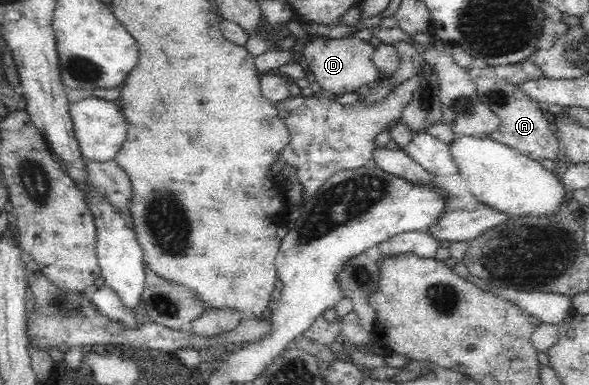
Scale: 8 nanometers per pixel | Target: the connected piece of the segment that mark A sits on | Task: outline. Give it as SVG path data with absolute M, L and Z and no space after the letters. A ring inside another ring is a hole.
M473 66L468 68L467 73L474 81L481 101L499 118L498 129L491 134L485 135L496 143L503 143L526 155L529 159L557 159L563 153L562 144L557 140L550 125L547 114L539 111L533 100L525 95L516 85L507 80L499 79L492 69L477 69Z

